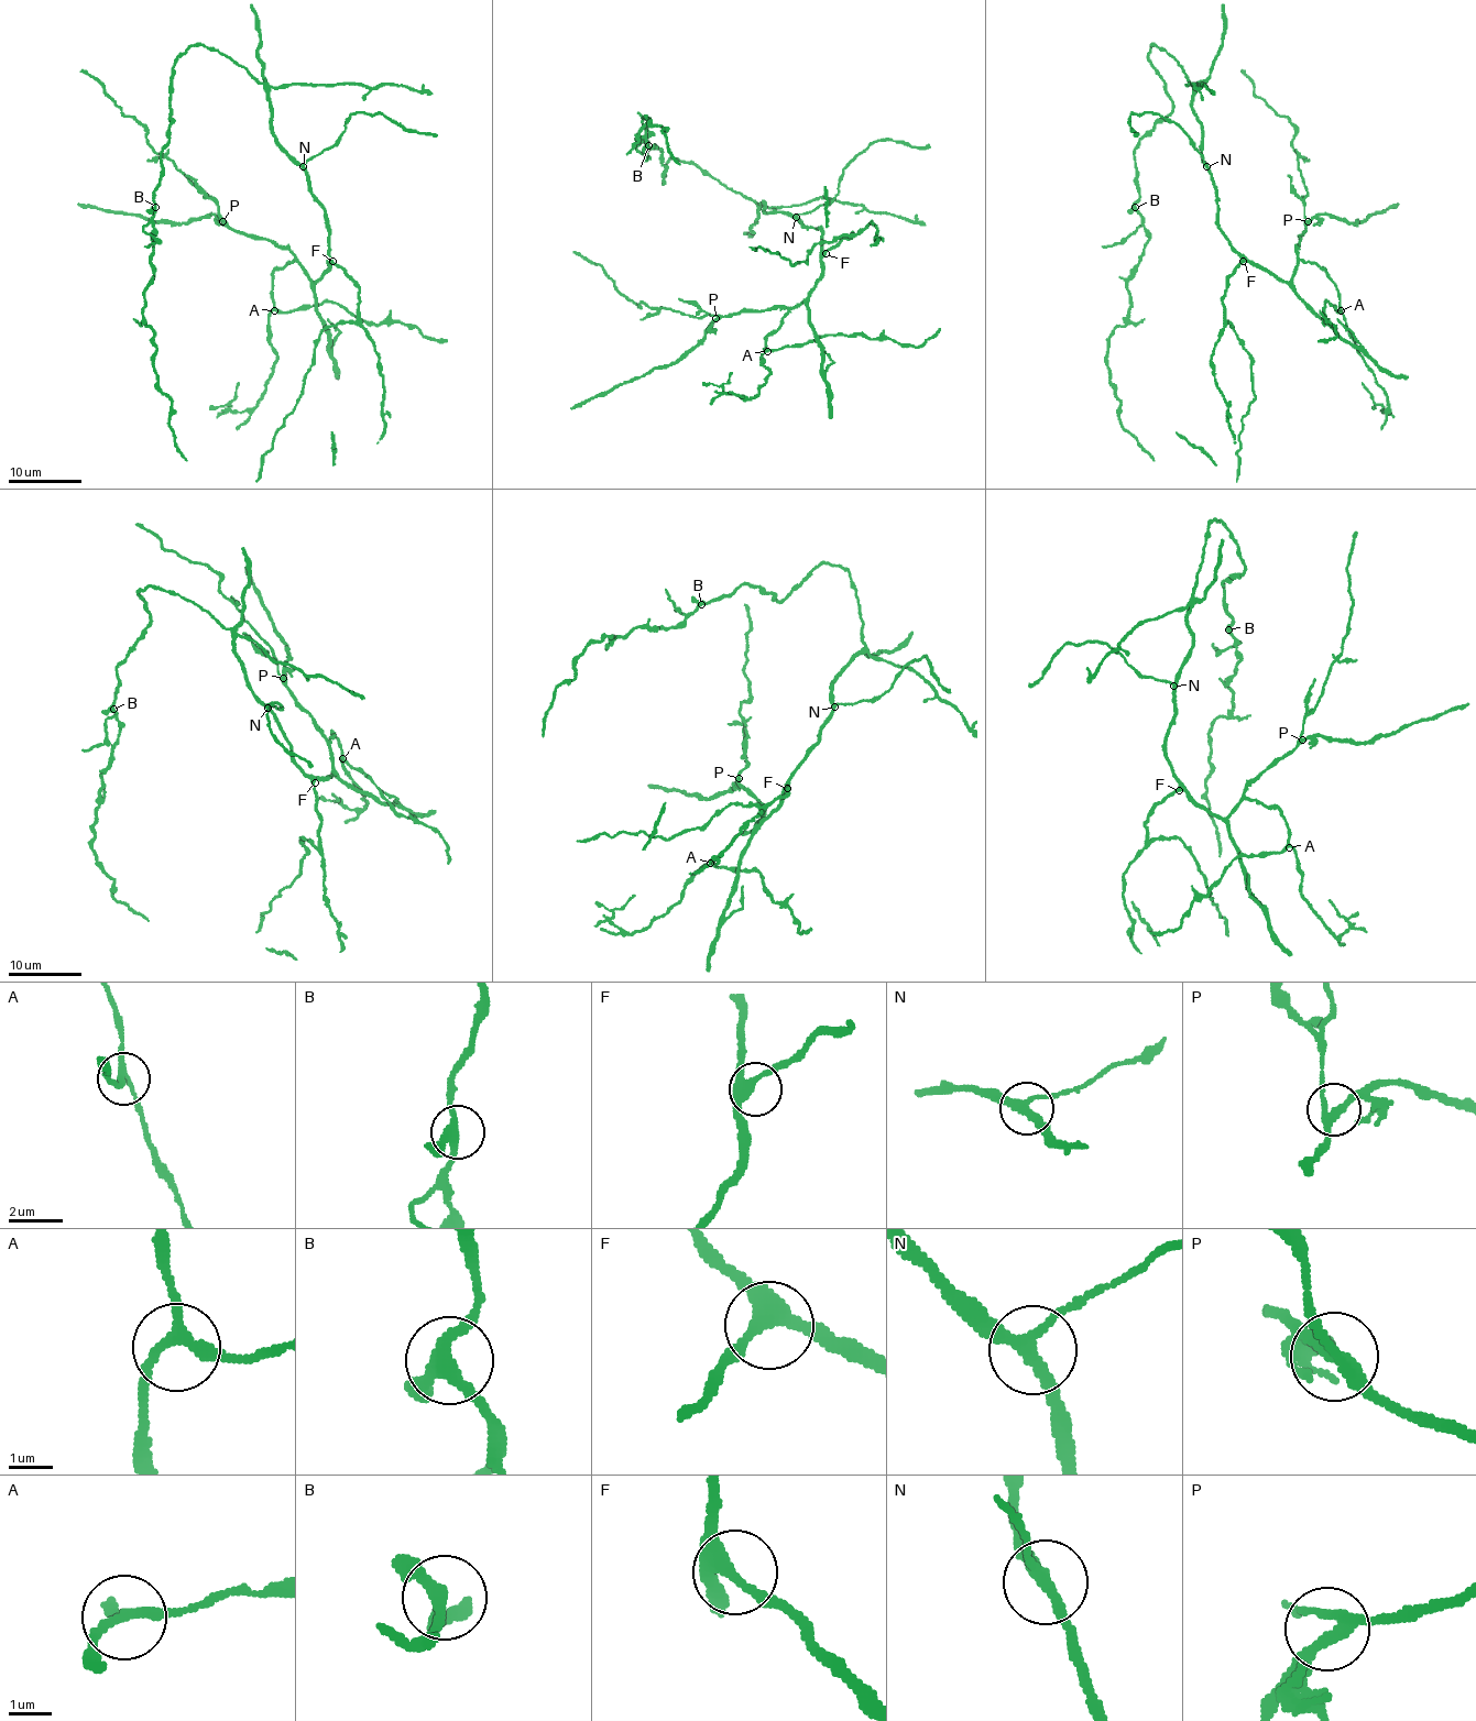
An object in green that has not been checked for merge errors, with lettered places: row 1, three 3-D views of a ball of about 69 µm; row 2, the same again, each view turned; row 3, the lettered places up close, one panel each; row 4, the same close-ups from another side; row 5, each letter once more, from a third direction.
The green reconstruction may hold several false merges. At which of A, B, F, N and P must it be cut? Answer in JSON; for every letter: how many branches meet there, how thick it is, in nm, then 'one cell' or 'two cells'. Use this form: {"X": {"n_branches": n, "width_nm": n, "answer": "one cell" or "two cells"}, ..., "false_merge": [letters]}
{"A": {"n_branches": 3, "width_nm": 220, "answer": "one cell"}, "B": {"n_branches": 3, "width_nm": 280, "answer": "one cell"}, "F": {"n_branches": 3, "width_nm": 340, "answer": "one cell"}, "N": {"n_branches": 3, "width_nm": 240, "answer": "one cell"}, "P": {"n_branches": 3, "width_nm": 260, "answer": "one cell"}, "false_merge": []}

